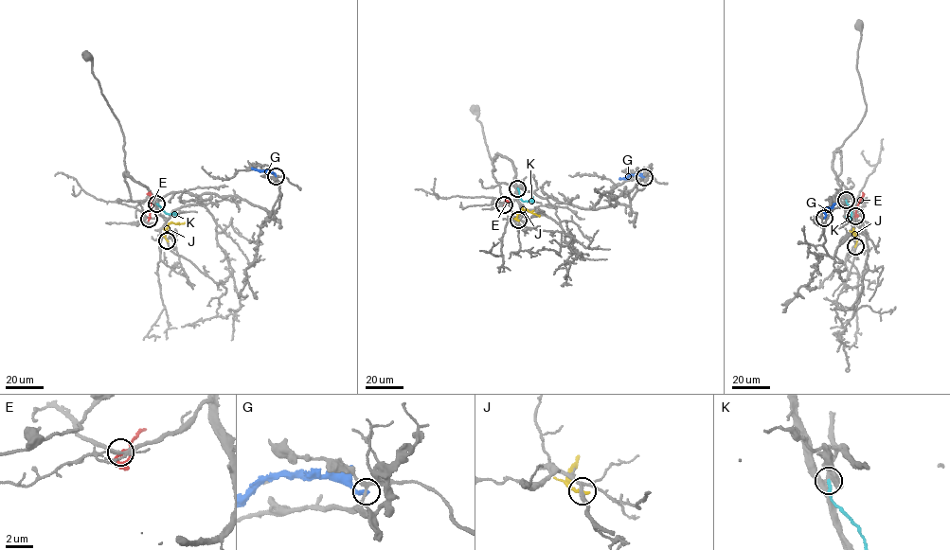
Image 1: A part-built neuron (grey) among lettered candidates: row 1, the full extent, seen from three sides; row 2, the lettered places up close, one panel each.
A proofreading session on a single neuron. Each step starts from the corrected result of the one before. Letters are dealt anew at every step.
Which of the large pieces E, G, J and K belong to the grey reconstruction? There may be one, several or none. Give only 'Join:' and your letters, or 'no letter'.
Join: K

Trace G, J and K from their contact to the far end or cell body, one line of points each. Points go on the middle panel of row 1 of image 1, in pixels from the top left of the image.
G: (643, 177), (630, 174), (619, 179)
J: (518, 220), (517, 214), (524, 209), (539, 217)
K: (517, 188), (523, 201), (529, 201), (533, 196)

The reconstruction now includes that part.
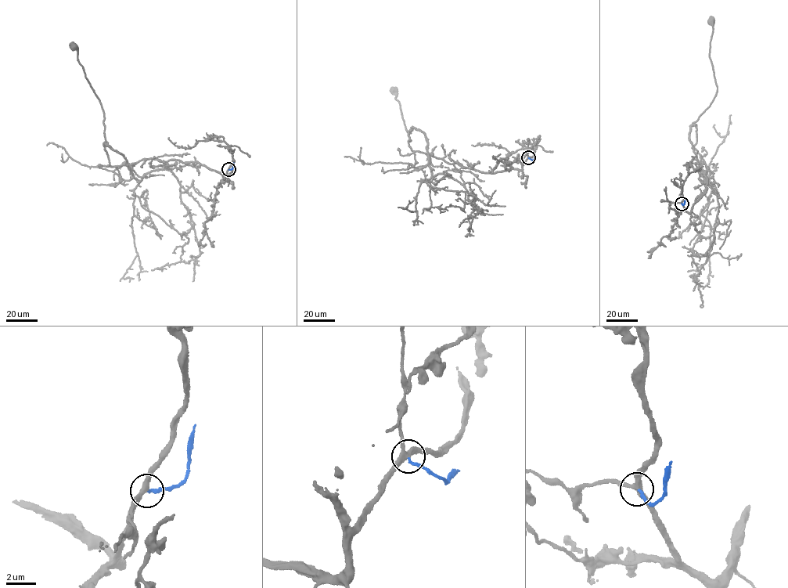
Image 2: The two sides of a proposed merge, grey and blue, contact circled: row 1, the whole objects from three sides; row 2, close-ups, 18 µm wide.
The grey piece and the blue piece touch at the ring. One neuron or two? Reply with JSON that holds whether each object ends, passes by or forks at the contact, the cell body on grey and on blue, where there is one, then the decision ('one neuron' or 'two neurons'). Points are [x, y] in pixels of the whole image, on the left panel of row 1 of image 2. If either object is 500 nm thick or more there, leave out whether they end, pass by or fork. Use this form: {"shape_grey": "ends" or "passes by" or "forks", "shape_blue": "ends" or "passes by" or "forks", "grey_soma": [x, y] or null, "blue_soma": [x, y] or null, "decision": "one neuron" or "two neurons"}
{"shape_grey": "forks", "shape_blue": "ends", "grey_soma": [73, 46], "blue_soma": null, "decision": "two neurons"}

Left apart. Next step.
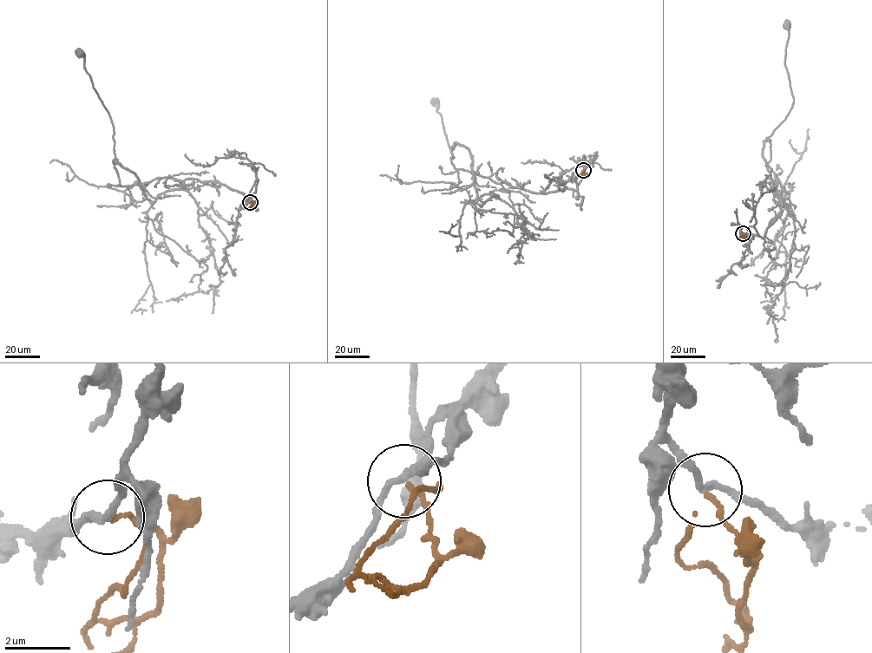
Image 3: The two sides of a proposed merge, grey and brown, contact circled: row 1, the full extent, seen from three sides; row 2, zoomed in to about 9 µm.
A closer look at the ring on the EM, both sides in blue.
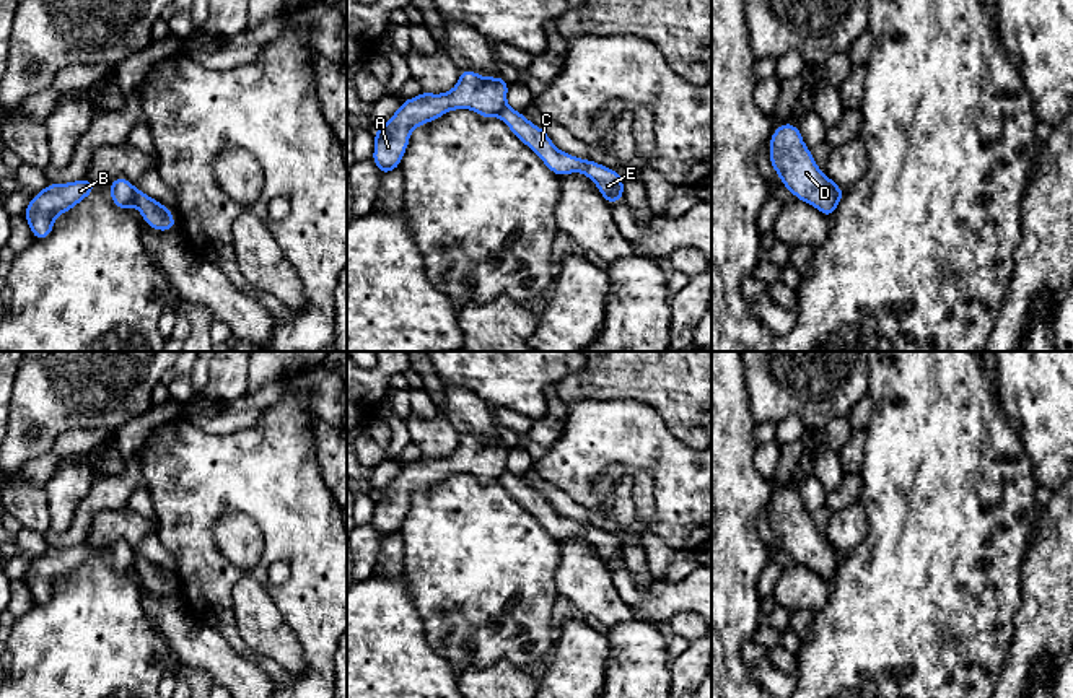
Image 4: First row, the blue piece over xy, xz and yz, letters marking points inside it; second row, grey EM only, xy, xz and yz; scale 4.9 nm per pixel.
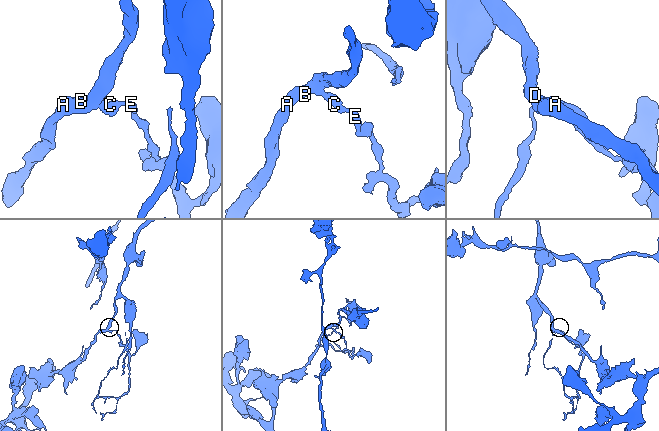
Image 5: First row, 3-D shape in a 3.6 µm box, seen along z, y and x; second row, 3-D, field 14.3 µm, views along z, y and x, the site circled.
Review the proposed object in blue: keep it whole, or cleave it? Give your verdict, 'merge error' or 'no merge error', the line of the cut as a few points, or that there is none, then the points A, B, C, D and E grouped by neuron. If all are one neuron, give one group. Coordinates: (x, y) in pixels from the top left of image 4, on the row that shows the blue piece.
merge error | xy (137, 191), (134, 204) | A B D / C E

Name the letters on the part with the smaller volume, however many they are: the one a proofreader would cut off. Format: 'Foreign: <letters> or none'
Foreign: C, E

